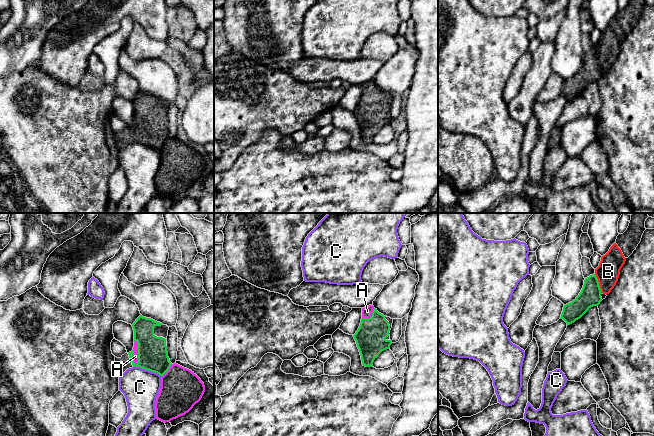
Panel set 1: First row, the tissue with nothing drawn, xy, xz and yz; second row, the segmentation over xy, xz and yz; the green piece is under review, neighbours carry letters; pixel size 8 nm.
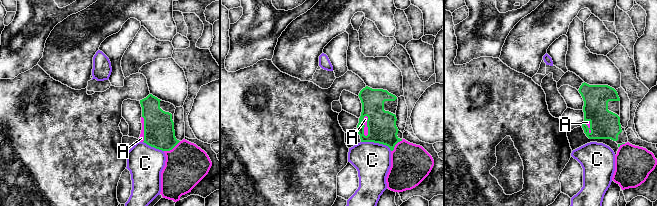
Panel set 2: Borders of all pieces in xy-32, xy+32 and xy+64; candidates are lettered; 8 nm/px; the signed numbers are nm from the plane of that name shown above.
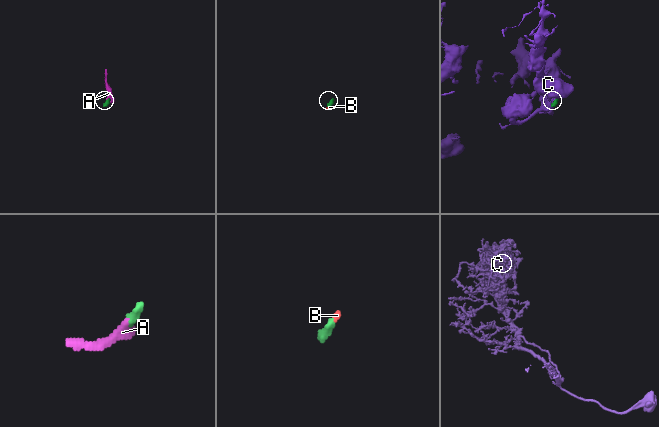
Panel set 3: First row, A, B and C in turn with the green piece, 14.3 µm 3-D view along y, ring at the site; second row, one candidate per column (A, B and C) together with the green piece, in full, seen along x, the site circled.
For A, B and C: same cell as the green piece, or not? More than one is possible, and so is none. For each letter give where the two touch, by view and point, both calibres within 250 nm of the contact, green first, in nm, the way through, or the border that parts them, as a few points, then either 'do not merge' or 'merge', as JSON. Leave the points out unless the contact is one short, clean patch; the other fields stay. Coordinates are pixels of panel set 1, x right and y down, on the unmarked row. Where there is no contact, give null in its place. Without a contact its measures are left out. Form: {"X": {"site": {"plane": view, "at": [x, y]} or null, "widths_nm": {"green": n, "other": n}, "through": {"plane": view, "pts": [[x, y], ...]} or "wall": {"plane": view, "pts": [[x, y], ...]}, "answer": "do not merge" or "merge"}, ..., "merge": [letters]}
{"A": {"site": {"plane": "xy", "at": [138, 128]}, "widths_nm": {"green": 240, "other": 50}, "through": {"plane": "xy", "pts": [[152, 127], [138, 128], [135, 132]]}, "answer": "merge"}, "B": {"site": {"plane": "yz", "at": [598, 60]}, "widths_nm": {"green": 170, "other": 190}, "through": {"plane": "yz", "pts": [[590, 71], [591, 67], [598, 60], [608, 47]]}, "answer": "merge"}, "C": {"site": {"plane": "xy", "at": [147, 145]}, "widths_nm": {"green": 240, "other": 300}, "wall": {"plane": "xy", "pts": [[133, 142], [154, 147], [160, 152]]}, "answer": "do not merge"}, "merge": ["A", "B"]}

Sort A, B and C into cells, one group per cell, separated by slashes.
A B / C

